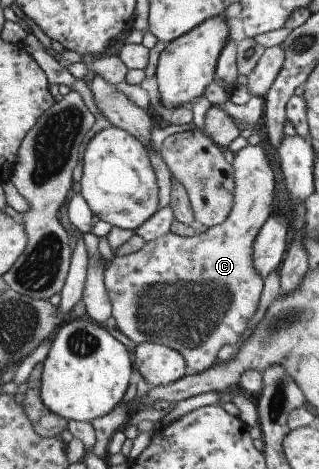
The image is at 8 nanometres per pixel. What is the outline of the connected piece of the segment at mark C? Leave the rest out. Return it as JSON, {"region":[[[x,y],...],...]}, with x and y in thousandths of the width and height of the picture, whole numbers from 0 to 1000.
{"region":[[[771,309],[730,330],[724,348],[730,356],[730,433],[724,433],[724,450],[718,458],[705,463],[705,471],[687,480],[668,480],[649,484],[639,495],[624,499],[605,499],[592,505],[567,505],[536,495],[505,501],[480,512],[448,518],[442,531],[429,531],[423,539],[404,539],[404,544],[367,544],[361,552],[342,559],[342,569],[326,574],[323,580],[323,608],[329,608],[329,620],[335,620],[335,633],[348,642],[348,676],[361,682],[367,701],[392,714],[404,725],[426,733],[445,733],[455,729],[495,731],[555,748],[574,770],[580,770],[580,787],[586,795],[608,797],[655,787],[661,778],[680,770],[680,751],[696,736],[737,736],[768,701],[774,701],[774,689],[799,663],[806,663],[806,648],[812,646],[812,631],[821,618],[821,595],[812,591],[812,578],[793,567],[793,512],[806,501],[818,480],[831,475],[831,467],[843,461],[850,429],[856,429],[856,403],[862,403],[862,373],[856,373],[856,360],[850,360],[850,343],[837,335],[837,322],[812,309],[787,311]]]}

